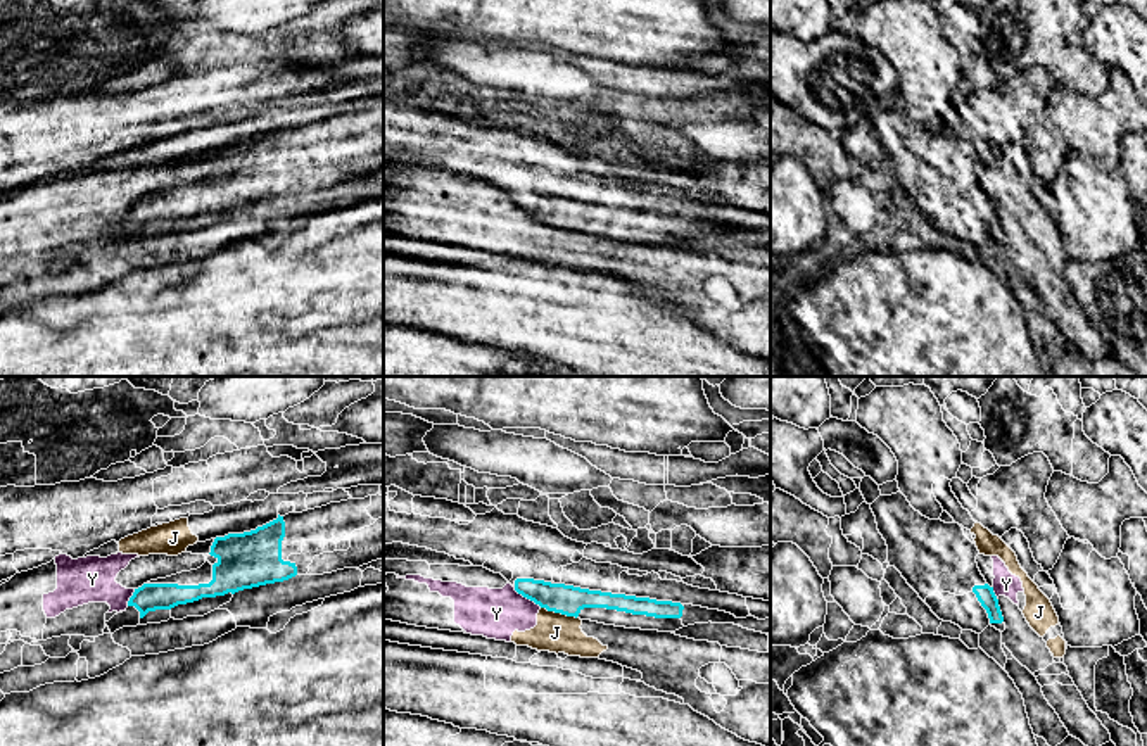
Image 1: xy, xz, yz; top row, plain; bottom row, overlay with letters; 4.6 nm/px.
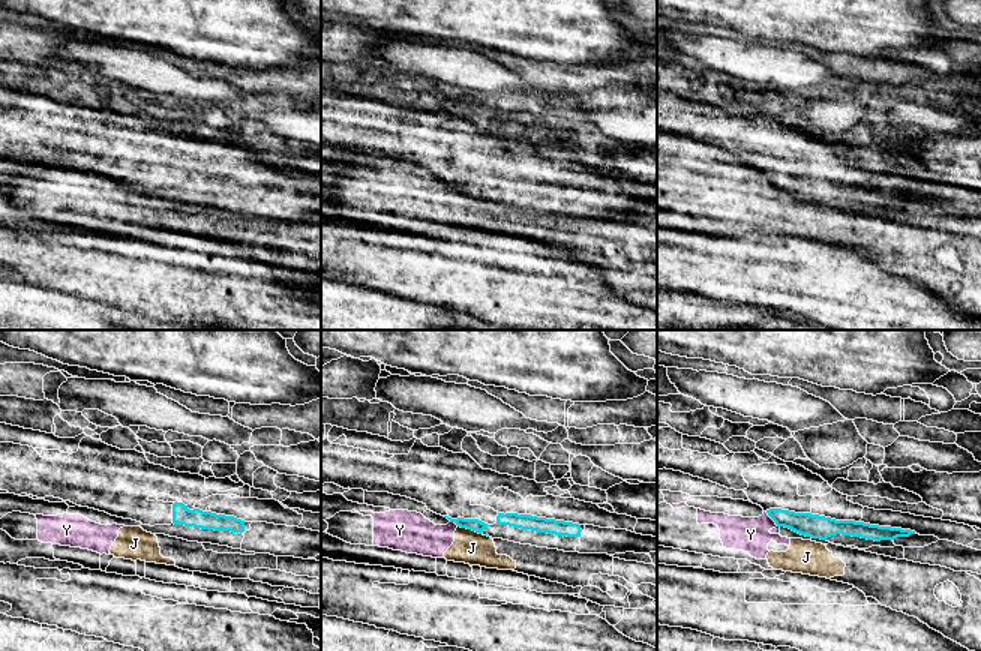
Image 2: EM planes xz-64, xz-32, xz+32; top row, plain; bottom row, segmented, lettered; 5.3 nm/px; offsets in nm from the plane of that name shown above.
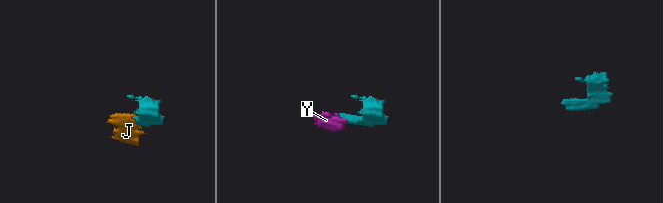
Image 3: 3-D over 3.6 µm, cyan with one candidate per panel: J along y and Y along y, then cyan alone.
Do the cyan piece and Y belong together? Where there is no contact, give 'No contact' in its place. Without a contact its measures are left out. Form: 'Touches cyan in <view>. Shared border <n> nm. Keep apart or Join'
Touches cyan in xz. Shared border 160 nm. Keep apart

